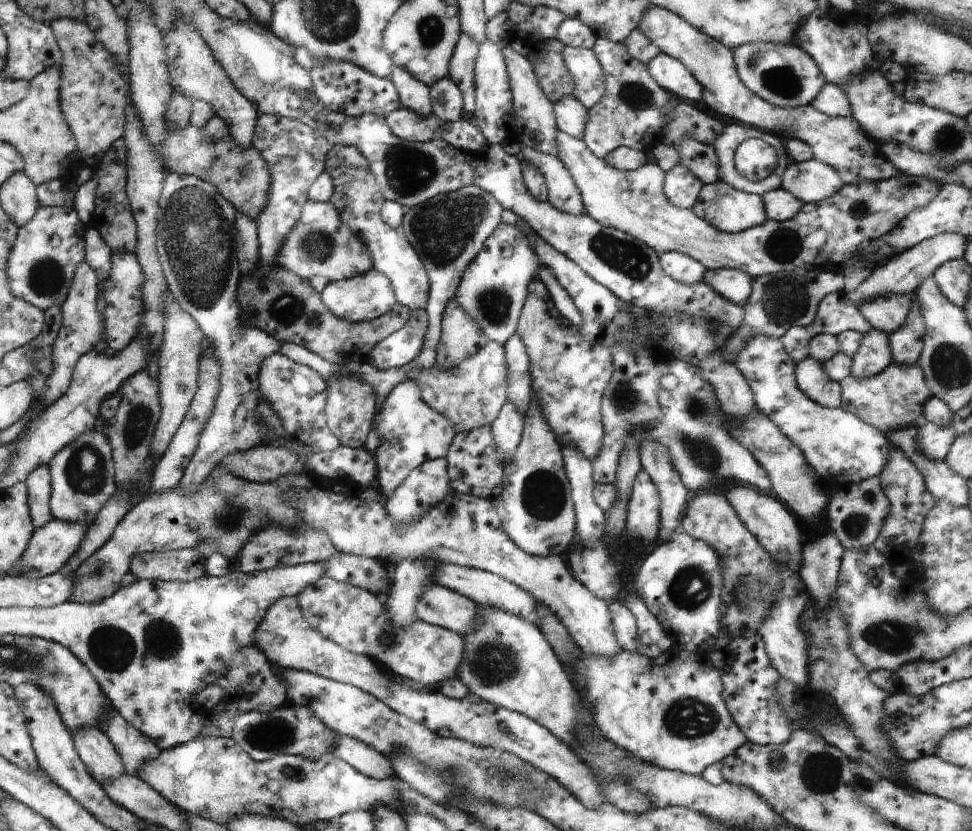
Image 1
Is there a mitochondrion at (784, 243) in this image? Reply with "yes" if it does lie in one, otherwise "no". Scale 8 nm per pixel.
yes

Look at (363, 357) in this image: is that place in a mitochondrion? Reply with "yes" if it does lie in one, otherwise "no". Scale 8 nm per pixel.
no

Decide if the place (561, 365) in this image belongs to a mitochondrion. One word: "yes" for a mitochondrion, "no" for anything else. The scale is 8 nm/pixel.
no

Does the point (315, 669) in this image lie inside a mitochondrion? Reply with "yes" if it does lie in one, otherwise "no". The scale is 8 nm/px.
no

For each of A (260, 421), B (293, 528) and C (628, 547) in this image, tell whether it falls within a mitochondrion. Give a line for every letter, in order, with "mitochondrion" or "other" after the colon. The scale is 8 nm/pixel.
A: other
B: other
C: other

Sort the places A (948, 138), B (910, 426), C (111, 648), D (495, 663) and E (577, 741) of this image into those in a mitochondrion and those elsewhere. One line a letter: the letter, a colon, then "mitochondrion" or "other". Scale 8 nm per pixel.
A: mitochondrion
B: other
C: mitochondrion
D: mitochondrion
E: other

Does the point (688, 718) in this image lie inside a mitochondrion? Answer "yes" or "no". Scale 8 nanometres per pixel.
yes

